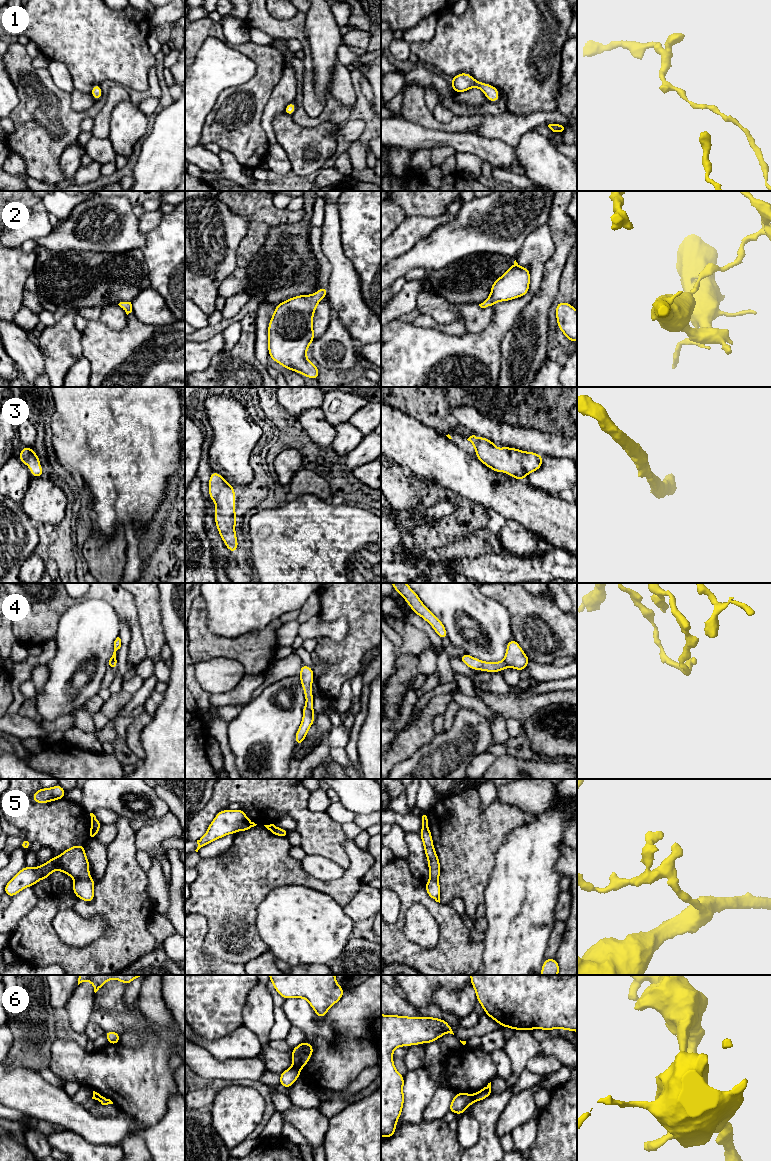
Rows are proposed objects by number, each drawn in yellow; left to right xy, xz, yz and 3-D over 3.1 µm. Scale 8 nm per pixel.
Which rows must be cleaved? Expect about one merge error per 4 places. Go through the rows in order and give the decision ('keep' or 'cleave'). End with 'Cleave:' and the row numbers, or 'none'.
1: keep
2: keep
3: keep
4: cleave
5: cleave
6: cleave
Cleave: 4, 5, 6

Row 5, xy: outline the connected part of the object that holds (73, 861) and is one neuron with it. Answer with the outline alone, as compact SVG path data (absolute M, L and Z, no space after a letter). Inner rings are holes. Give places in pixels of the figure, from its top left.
M75 845L40 867L25 866L5 885L4 891L12 898L26 887L35 885L41 879L47 879L56 870L62 871L74 880L89 879L89 861L85 847Z

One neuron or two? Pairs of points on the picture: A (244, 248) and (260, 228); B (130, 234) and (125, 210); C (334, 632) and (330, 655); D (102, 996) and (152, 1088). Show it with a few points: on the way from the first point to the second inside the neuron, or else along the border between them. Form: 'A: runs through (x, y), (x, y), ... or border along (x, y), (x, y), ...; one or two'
A: runs through (249, 243), (257, 233); one
B: runs through (125, 228), (125, 216); one
C: border along (348, 622), (348, 633), (341, 639), (315, 638); two
D: runs through (130, 1011), (135, 1011), (154, 1029), (152, 1060); one

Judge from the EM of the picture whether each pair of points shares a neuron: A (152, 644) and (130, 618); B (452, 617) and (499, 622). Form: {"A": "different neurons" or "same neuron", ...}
{"A": "different neurons", "B": "same neuron"}

